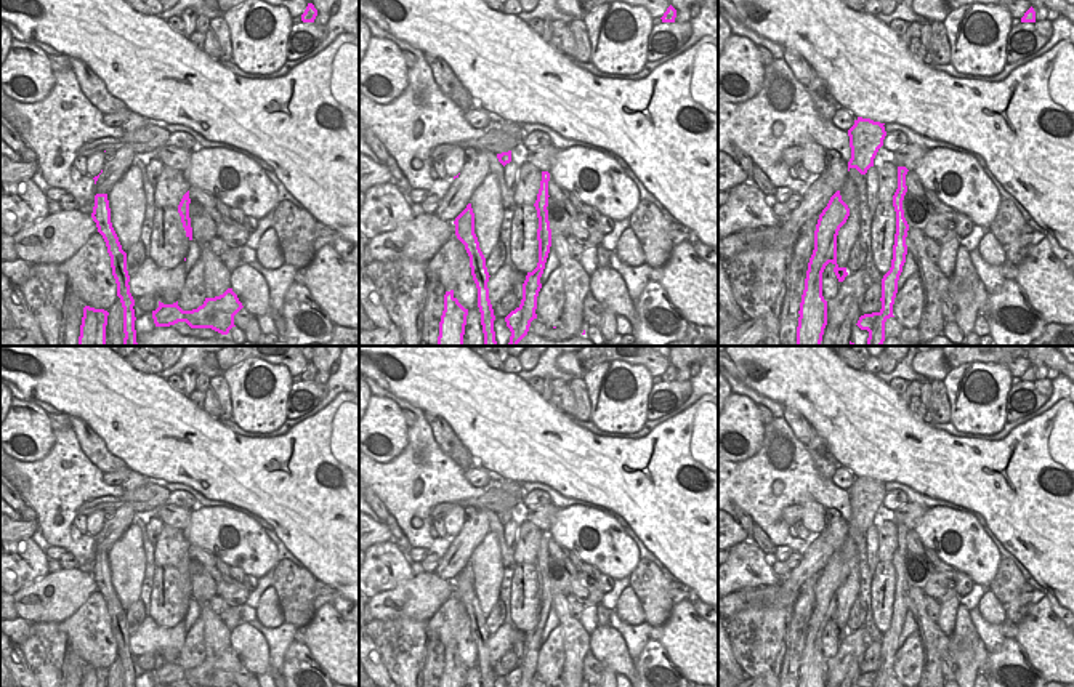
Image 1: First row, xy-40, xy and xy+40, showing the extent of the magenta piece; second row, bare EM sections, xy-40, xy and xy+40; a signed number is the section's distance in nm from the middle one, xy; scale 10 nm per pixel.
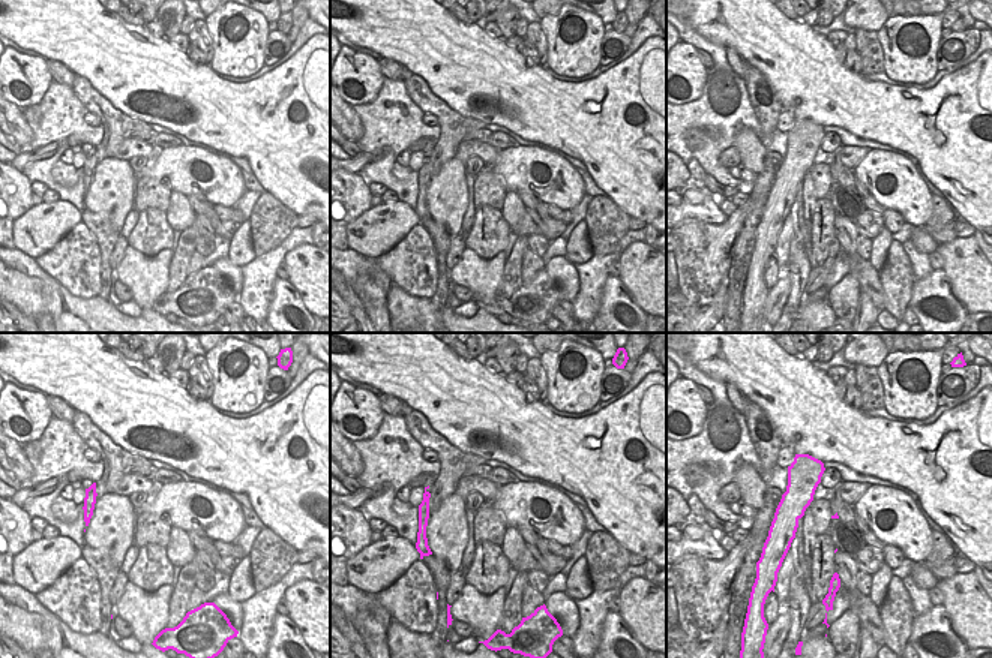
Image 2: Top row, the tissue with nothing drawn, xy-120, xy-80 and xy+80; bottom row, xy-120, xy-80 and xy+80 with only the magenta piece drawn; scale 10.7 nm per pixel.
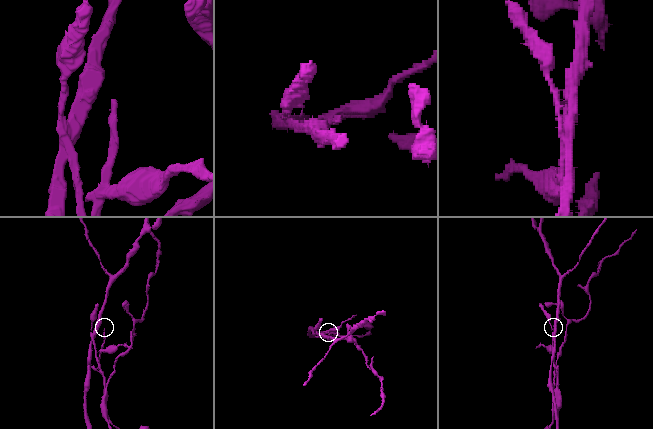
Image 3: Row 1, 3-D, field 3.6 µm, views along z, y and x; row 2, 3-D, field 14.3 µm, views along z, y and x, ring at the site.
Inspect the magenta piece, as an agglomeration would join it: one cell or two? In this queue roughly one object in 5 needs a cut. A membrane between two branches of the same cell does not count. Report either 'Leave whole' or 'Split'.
Split

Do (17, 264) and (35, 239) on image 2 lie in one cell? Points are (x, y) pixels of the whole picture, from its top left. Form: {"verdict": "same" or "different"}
{"verdict": "different"}

